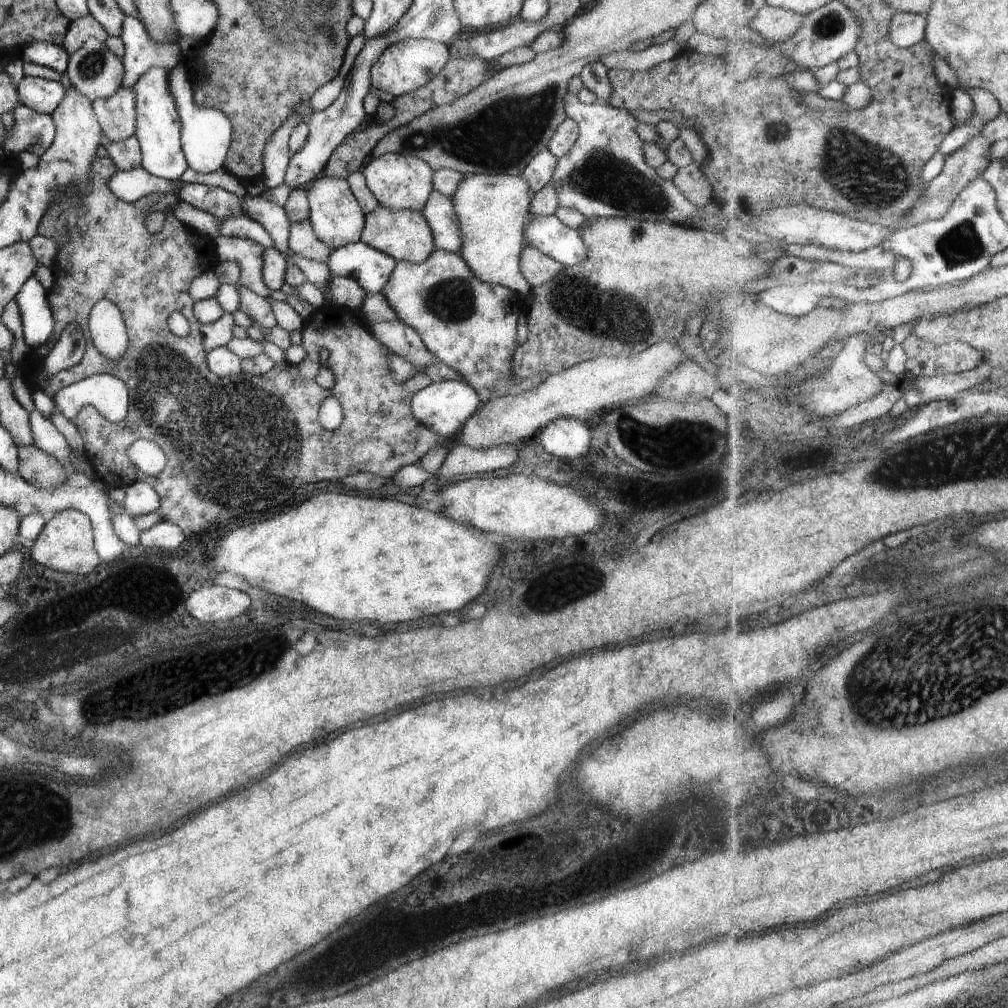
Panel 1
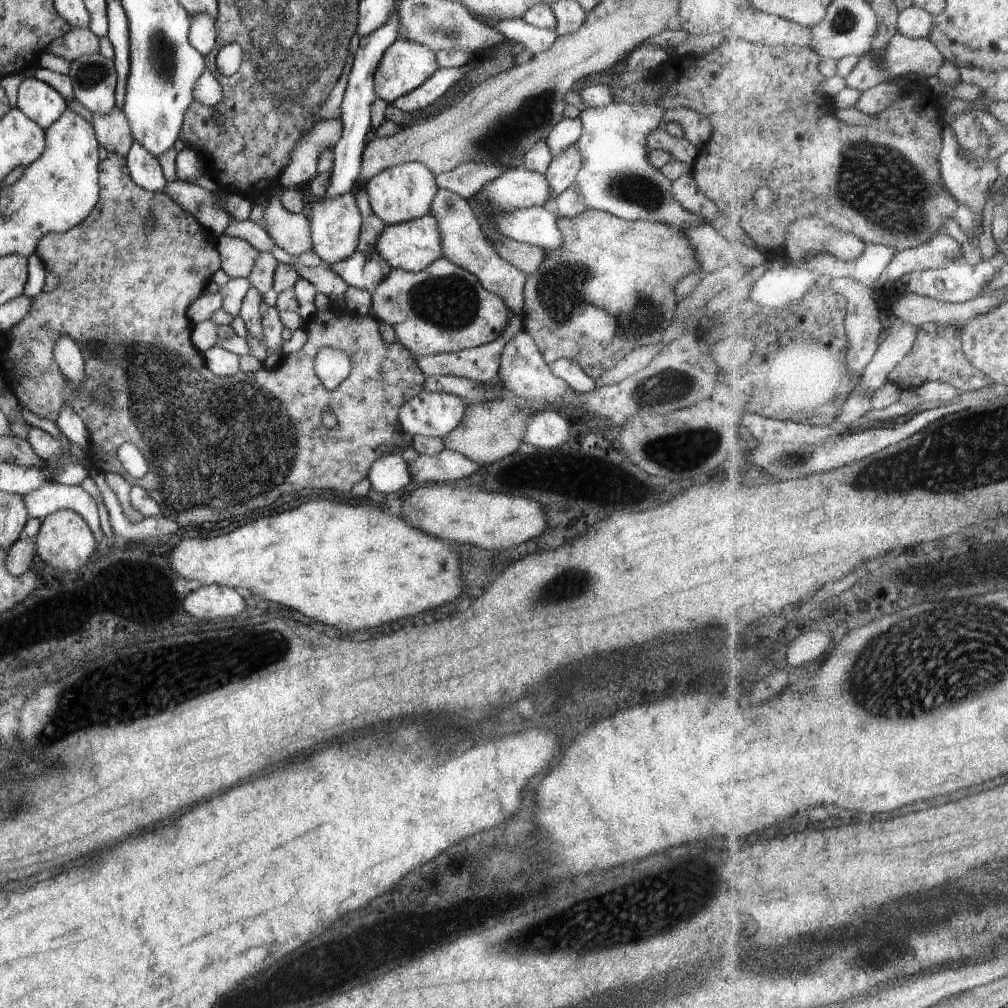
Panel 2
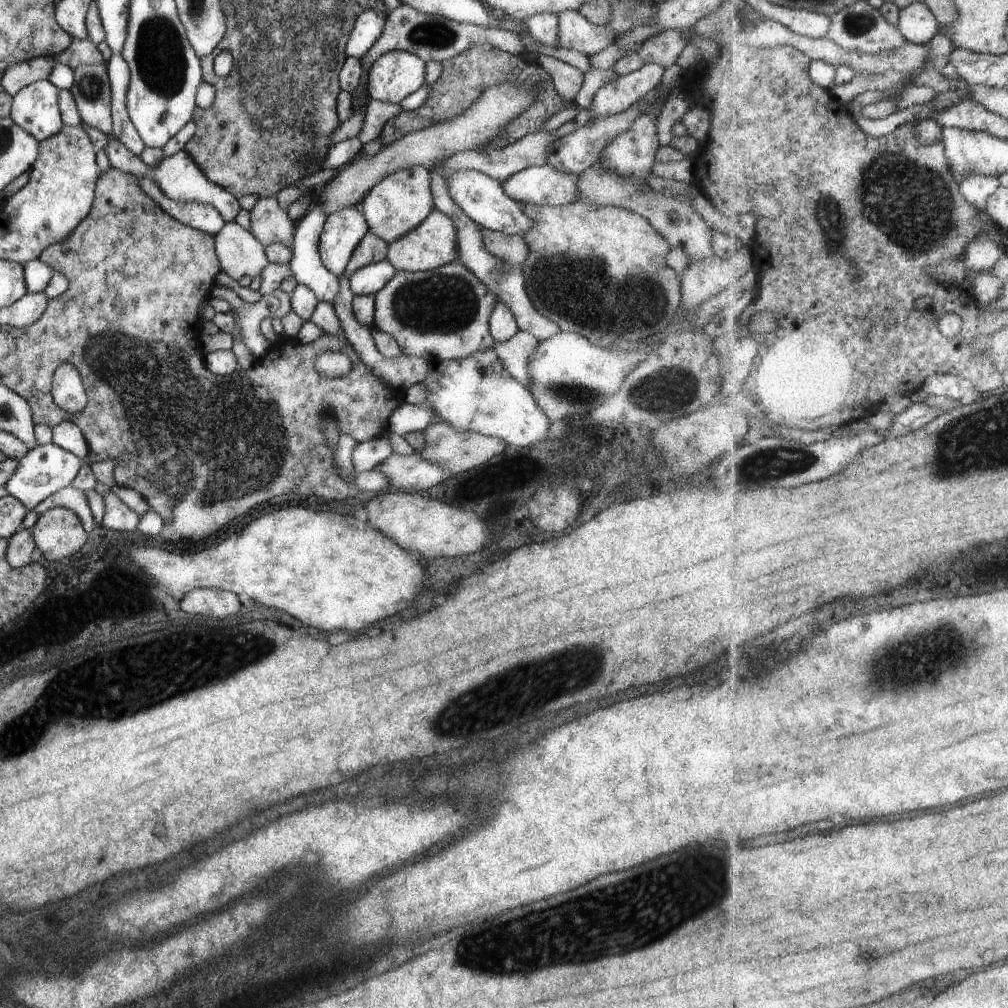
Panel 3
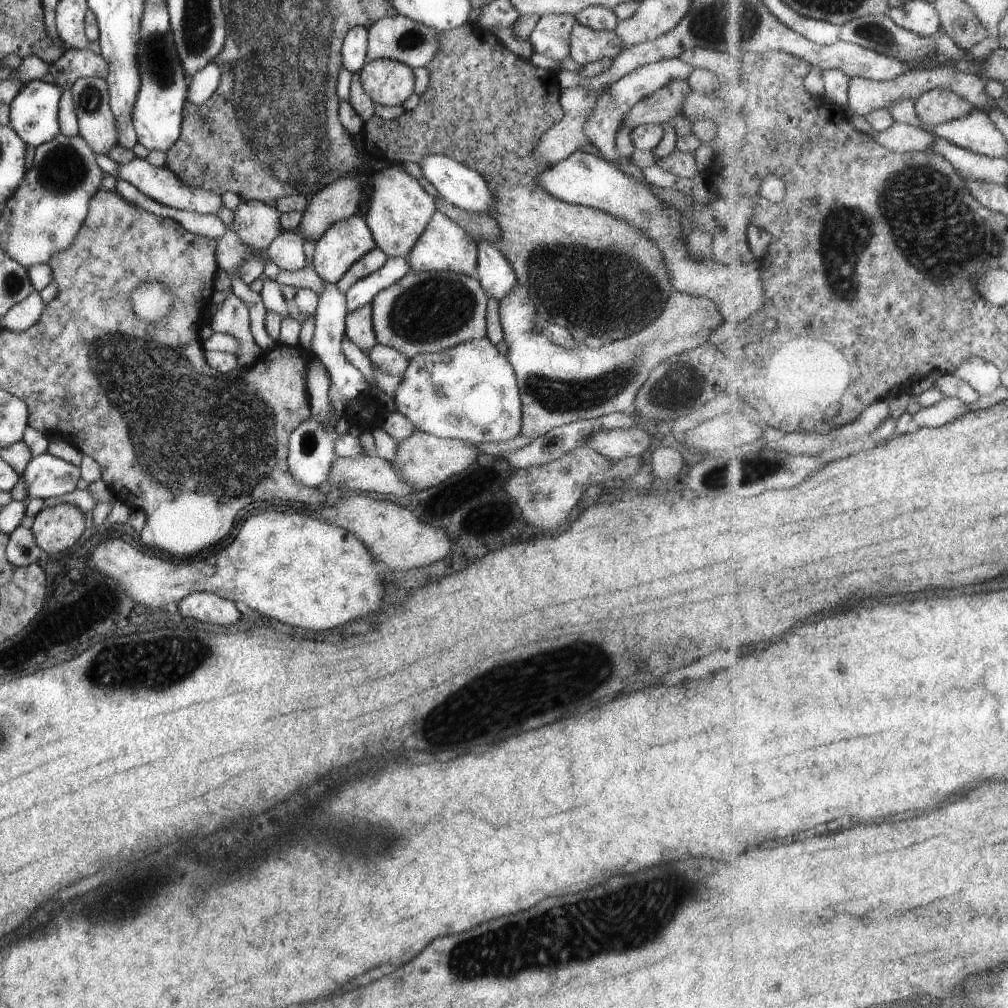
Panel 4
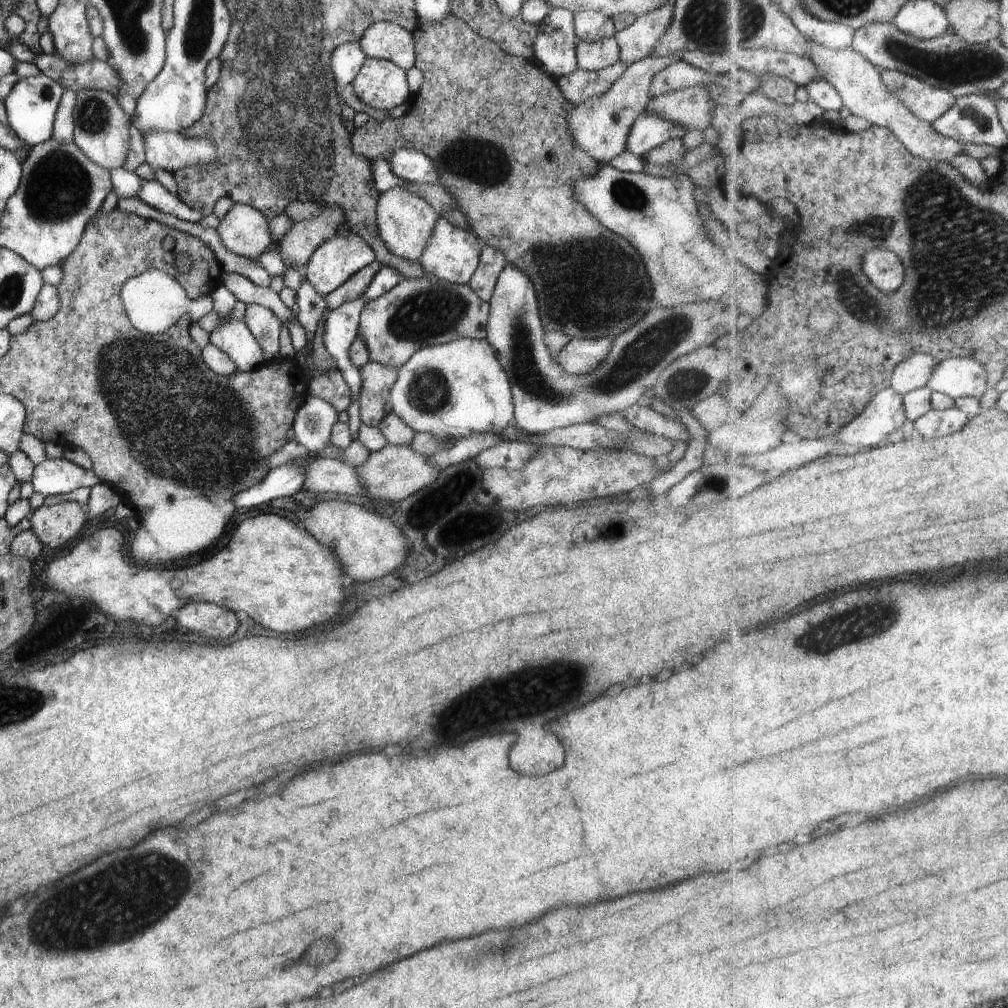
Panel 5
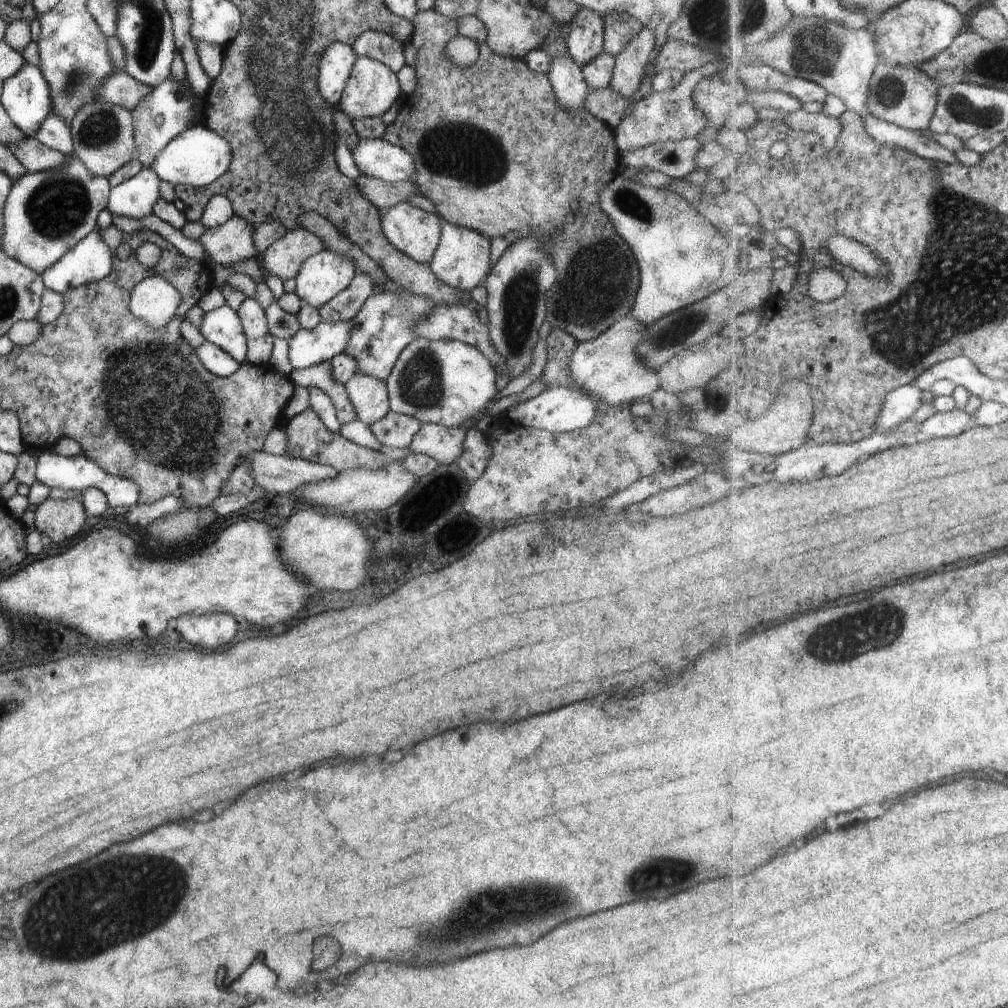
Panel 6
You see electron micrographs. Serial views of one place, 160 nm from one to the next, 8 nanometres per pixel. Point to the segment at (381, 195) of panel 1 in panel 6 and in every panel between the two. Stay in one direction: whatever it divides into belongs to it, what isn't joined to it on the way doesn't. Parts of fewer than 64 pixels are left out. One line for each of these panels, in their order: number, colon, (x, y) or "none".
2: (404, 192)
3: (396, 204)
4: (398, 209)
5: (404, 222)
6: (415, 233)

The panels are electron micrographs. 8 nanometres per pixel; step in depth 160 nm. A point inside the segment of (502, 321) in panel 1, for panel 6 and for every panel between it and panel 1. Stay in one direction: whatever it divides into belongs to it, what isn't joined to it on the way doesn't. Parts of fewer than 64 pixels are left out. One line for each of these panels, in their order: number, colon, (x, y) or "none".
2: (441, 309)
3: (440, 314)
4: (427, 311)
5: (416, 313)
6: (386, 322)

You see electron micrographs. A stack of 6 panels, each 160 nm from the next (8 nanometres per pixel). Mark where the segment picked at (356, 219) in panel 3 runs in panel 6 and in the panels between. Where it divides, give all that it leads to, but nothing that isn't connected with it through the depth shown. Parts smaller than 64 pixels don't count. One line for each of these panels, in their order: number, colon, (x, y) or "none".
4: (344, 242)
5: (333, 261)
6: (321, 276)

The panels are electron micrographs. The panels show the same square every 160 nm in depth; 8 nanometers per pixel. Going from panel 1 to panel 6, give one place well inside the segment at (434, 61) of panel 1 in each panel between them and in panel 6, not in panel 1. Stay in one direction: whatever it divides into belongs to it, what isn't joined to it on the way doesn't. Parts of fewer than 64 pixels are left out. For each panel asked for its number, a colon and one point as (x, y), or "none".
2: (404, 65)
3: (395, 74)
4: (387, 82)
5: (379, 83)
6: (370, 88)

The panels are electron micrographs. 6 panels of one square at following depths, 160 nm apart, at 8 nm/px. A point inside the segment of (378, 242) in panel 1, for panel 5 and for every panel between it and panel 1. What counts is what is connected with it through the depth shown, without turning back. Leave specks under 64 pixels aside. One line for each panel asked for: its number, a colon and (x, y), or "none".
2: (411, 245)
3: (432, 243)
4: (443, 246)
5: (451, 254)

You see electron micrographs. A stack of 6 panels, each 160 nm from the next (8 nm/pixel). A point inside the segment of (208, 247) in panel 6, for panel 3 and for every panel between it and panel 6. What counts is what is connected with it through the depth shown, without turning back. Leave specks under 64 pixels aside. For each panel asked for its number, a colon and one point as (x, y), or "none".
3: (268, 223)
4: (256, 224)
5: (243, 230)

